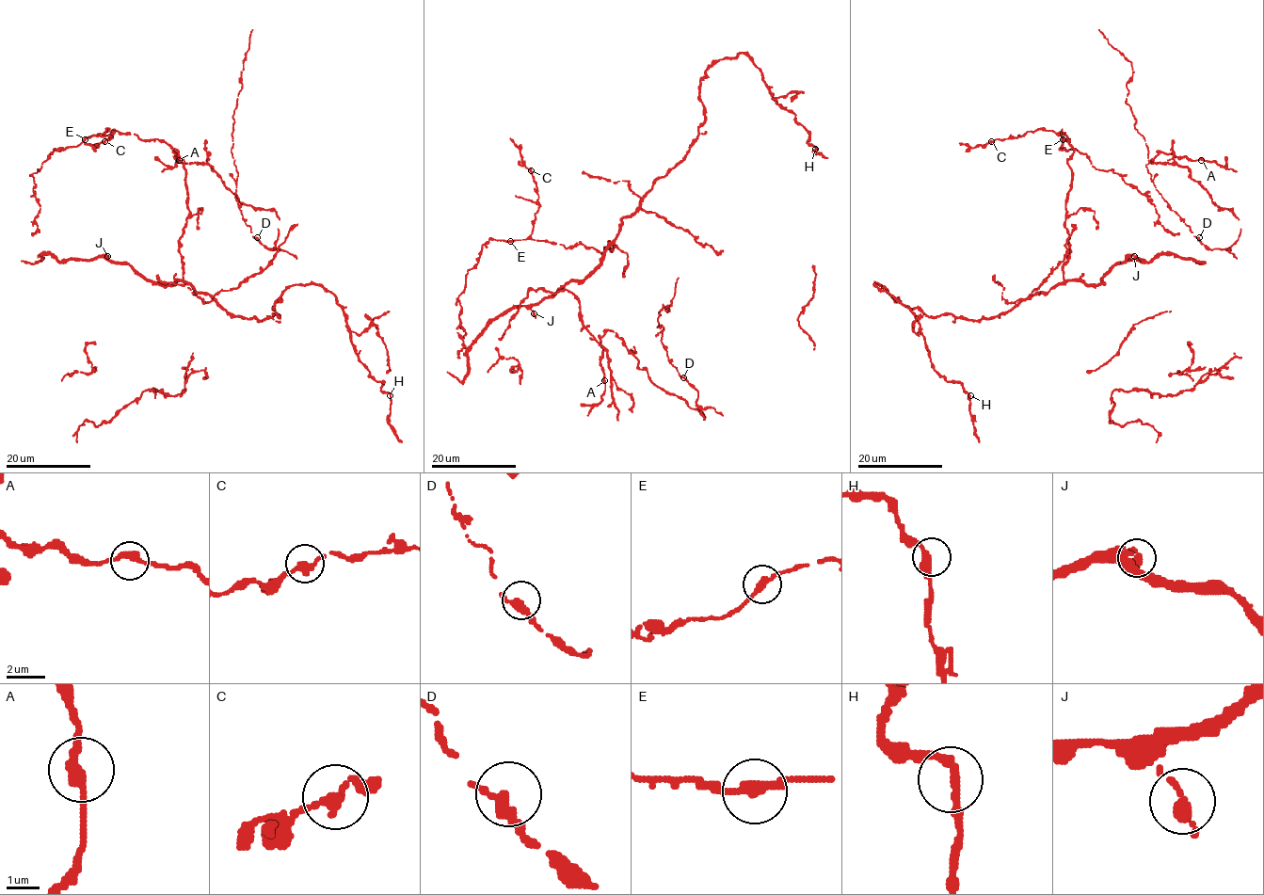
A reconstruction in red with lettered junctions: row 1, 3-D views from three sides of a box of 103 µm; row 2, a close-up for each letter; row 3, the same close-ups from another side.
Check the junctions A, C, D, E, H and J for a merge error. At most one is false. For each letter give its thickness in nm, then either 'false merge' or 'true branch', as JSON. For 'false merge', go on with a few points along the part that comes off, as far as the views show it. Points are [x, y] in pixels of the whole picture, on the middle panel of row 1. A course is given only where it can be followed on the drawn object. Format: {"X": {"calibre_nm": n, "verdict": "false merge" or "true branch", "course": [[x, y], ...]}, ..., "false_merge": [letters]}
{"A": {"calibre_nm": 320, "verdict": "true branch"}, "C": {"calibre_nm": 300, "verdict": "true branch"}, "D": {"calibre_nm": 300, "verdict": "true branch"}, "E": {"calibre_nm": 320, "verdict": "true branch"}, "H": {"calibre_nm": 280, "verdict": "true branch"}, "J": {"calibre_nm": 280, "verdict": "true branch"}, "false_merge": []}

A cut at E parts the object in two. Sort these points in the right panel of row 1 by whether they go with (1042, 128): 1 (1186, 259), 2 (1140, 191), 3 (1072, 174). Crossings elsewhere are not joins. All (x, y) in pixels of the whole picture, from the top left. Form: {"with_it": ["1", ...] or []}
{"with_it": ["1", "3"]}

